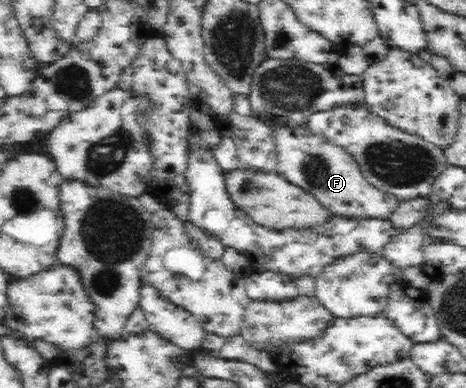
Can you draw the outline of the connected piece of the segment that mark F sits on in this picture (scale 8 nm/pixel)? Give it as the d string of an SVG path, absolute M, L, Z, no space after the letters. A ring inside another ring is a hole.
M306 125L304 126L282 126L274 129L274 138L276 138L276 147L278 152L278 163L274 171L278 172L284 179L298 184L312 192L312 194L321 201L327 209L340 217L364 218L364 219L388 219L400 205L394 195L374 187L369 181L366 181L363 171L360 169L354 156L328 138L314 134Z

